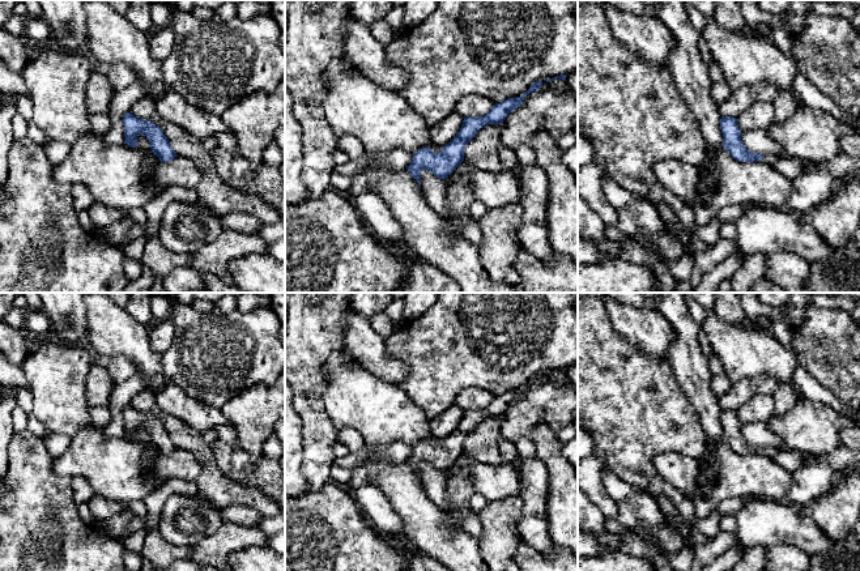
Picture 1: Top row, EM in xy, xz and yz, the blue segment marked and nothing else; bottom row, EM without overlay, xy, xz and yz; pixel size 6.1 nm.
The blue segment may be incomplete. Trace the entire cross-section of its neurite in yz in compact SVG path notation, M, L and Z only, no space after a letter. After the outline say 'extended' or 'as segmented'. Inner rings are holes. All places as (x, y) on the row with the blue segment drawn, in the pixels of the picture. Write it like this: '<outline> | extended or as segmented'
M721 116L720 129L723 133L723 148L731 153L731 155L740 162L763 161L765 163L774 166L778 155L752 153L746 149L741 140L741 129L737 125L737 119L732 116Z | extended

